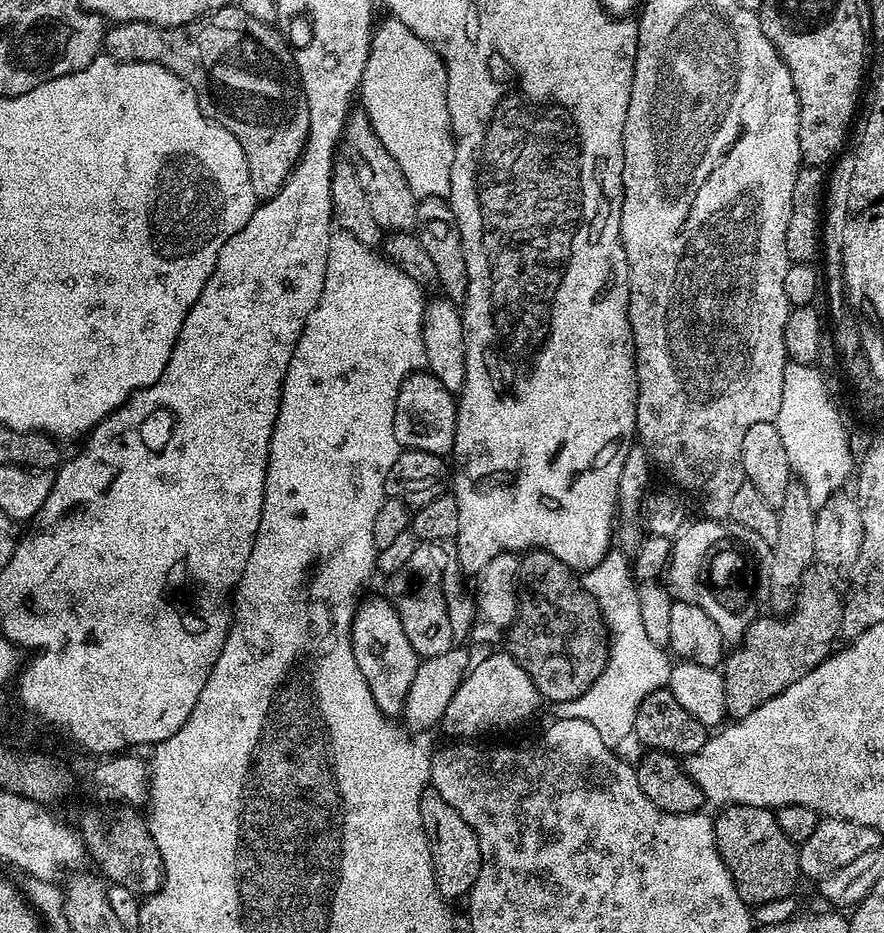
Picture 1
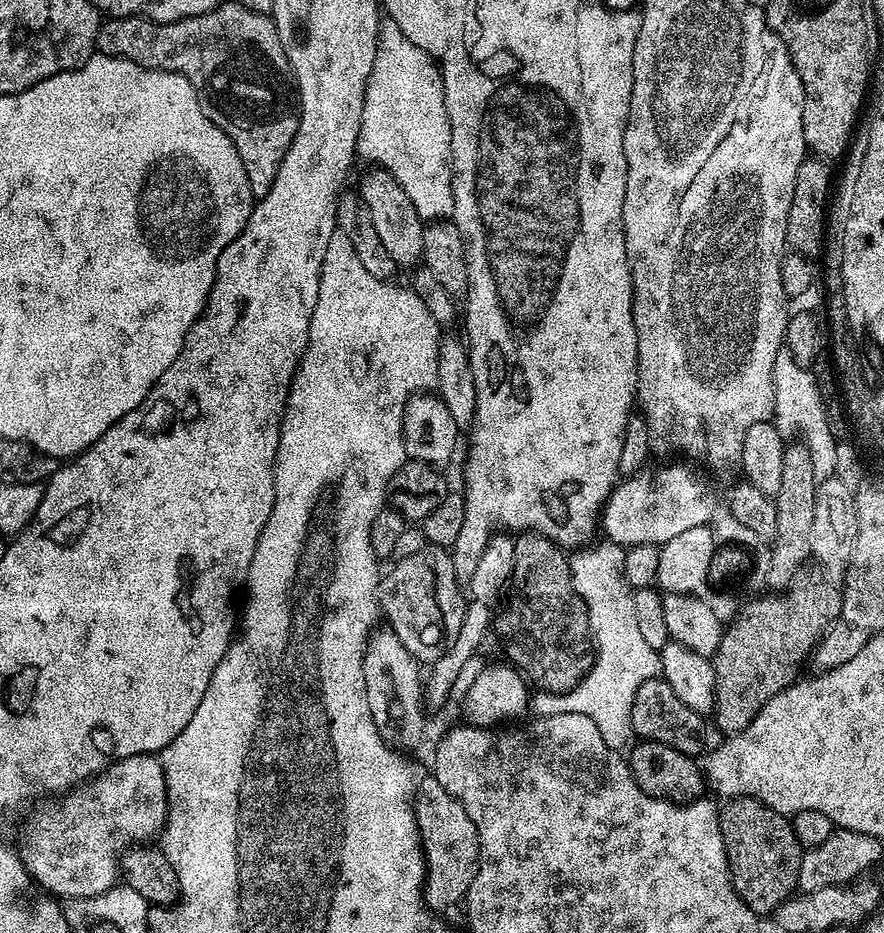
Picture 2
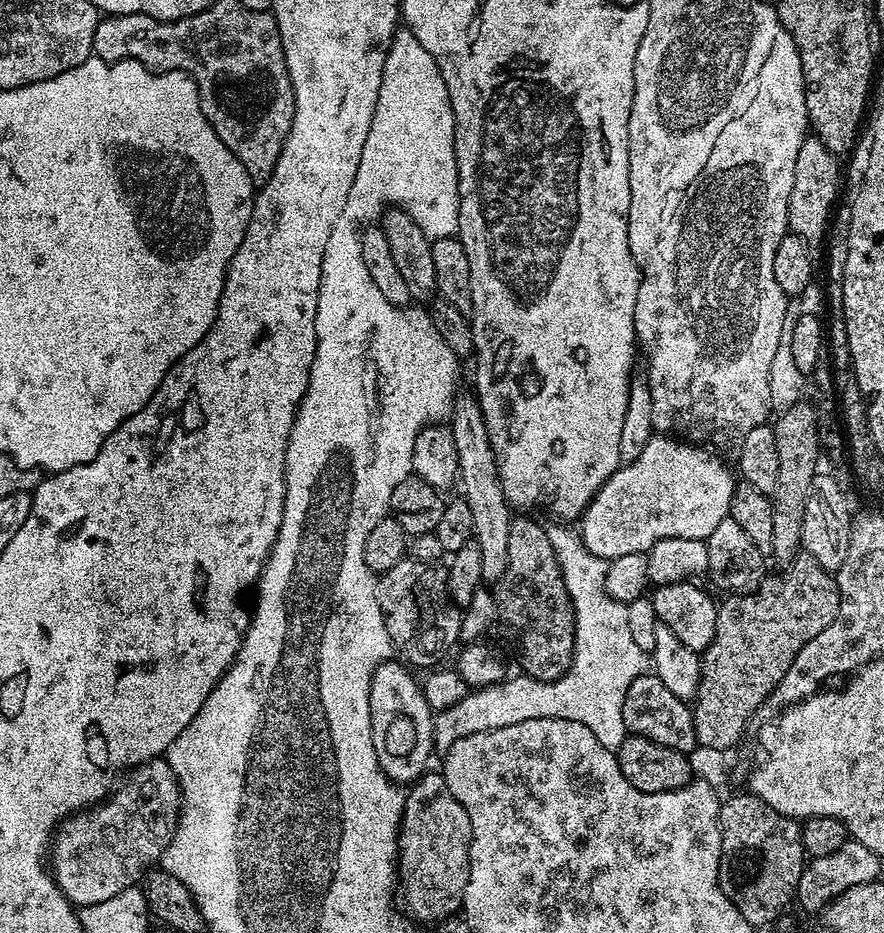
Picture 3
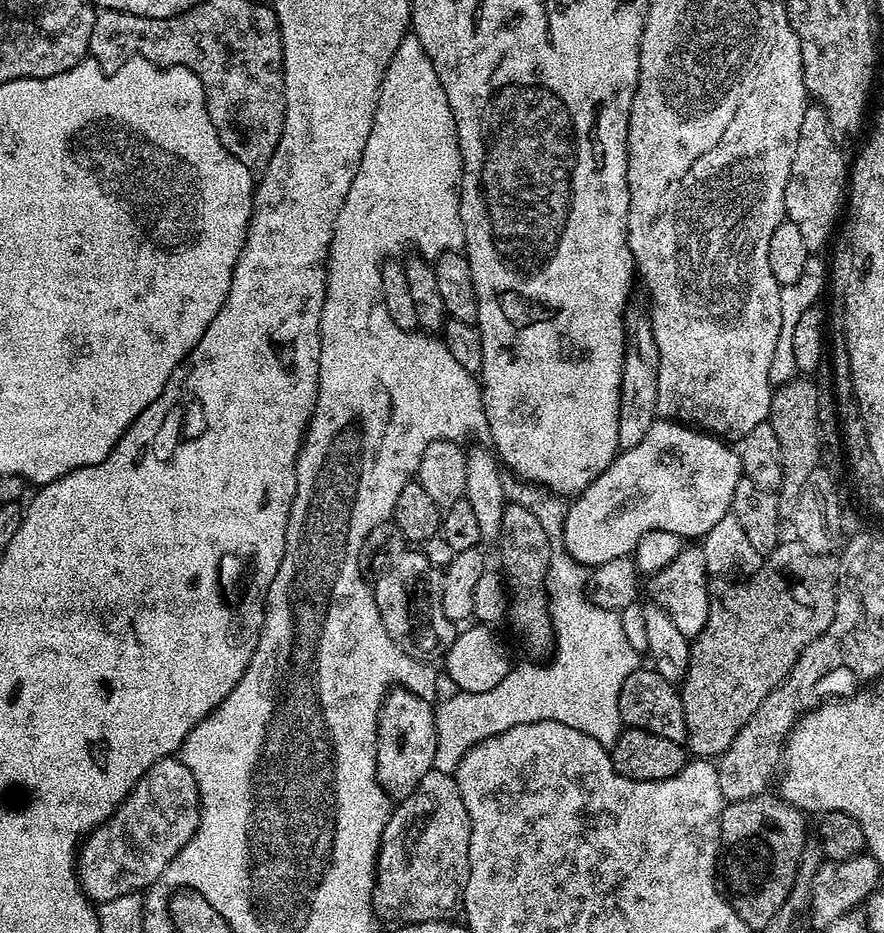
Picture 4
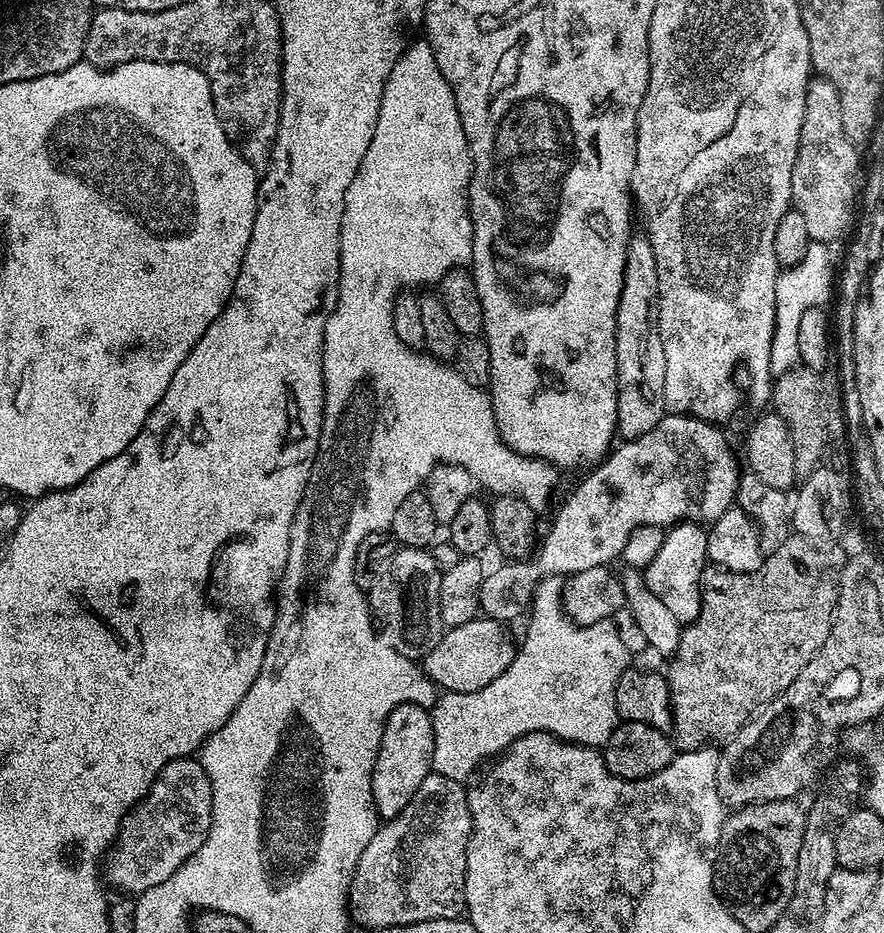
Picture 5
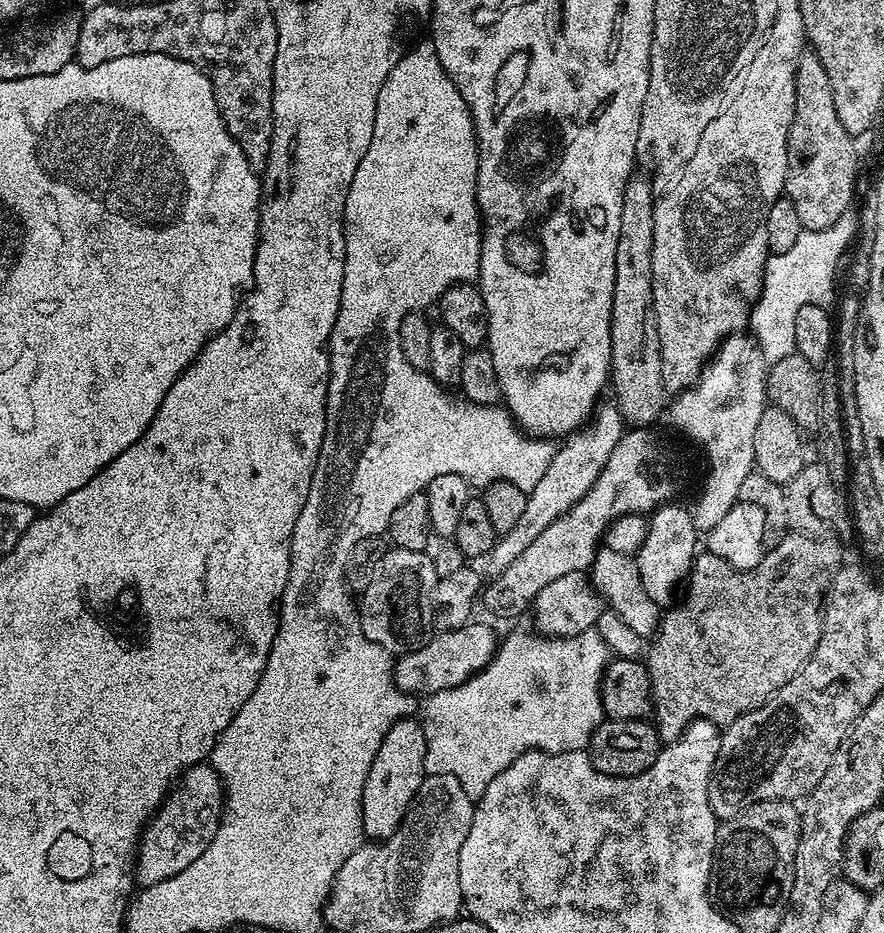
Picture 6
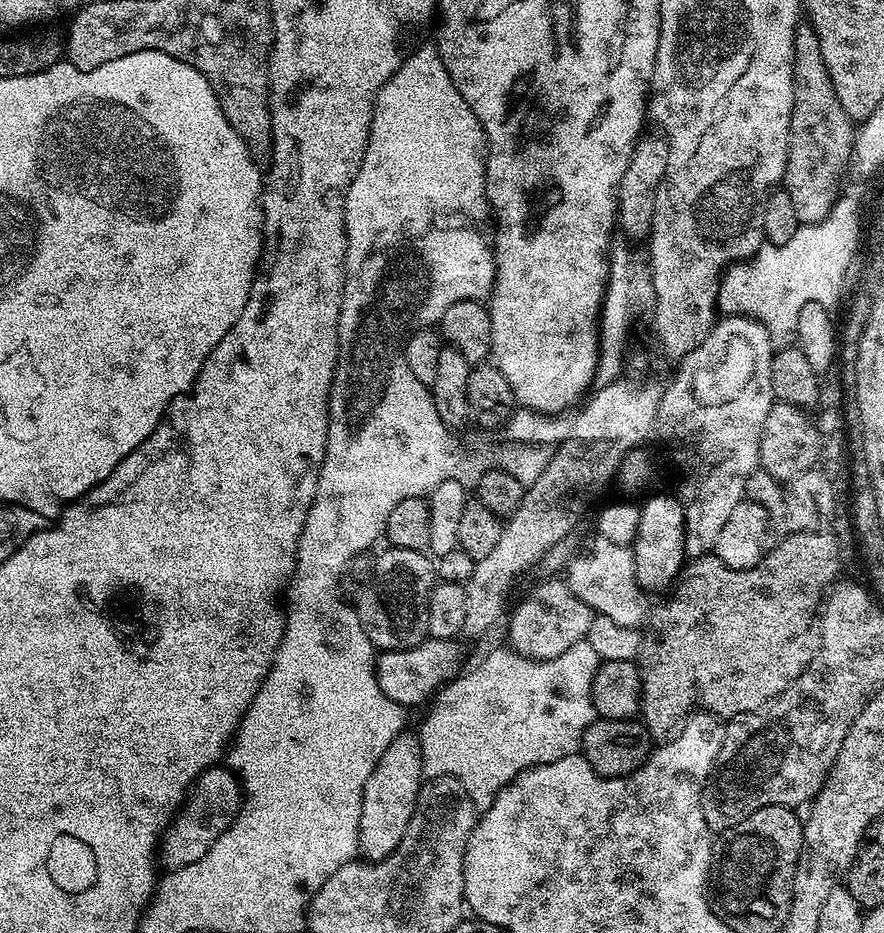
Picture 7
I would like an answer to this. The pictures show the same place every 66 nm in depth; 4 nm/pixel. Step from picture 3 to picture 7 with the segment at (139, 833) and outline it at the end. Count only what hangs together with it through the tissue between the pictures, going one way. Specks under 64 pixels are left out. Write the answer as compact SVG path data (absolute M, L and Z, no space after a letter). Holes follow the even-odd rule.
M227 766L207 768L197 776L179 812L168 825L159 845L158 860L165 869L175 870L197 864L218 842L218 838L234 821L242 807L242 785L235 772Z

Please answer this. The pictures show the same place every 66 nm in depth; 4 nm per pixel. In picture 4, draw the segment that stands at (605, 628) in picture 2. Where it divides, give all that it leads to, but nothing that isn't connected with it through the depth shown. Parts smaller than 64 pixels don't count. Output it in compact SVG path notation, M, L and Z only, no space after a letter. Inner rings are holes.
M519 478L504 480L504 499L524 506L538 518L552 541L552 557L544 587L552 598L556 627L560 633L560 652L556 665L536 667L531 662L517 663L494 686L492 696L532 696L532 722L562 722L590 734L599 744L610 746L622 731L618 714L618 694L622 682L638 667L638 653L626 642L619 611L599 608L586 595L589 573L585 565L564 551L564 514L566 500L545 488L543 484L530 484Z

